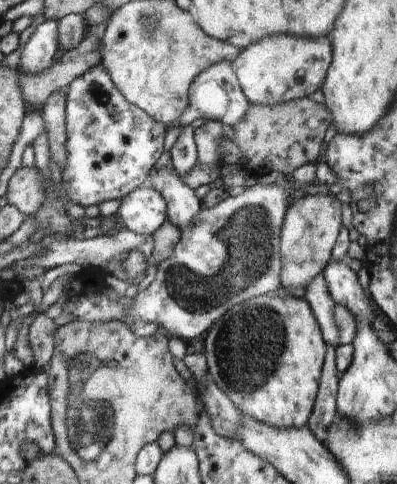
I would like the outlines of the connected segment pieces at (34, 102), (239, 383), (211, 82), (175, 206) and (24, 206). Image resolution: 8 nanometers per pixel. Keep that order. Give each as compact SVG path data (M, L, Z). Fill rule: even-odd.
M89 33L83 41L69 51L59 54L55 63L37 75L19 76L23 99L27 108L41 110L52 92L66 90L69 84L100 62L97 39Z
M282 291L252 297L244 308L230 306L205 334L207 372L240 413L285 429L307 424L319 389L326 342L305 298Z
M220 61L214 65L210 65L206 70L200 71L198 76L194 77L189 88L189 103L184 109L179 119L176 119L169 127L166 127L164 148L166 152L170 152L173 142L176 140L181 128L190 125L198 118L204 118L208 121L220 121L228 126L236 126L243 120L244 114L247 113L250 103L246 95L242 92L237 79L235 70L232 68L230 61Z
M167 167L161 168L158 172L149 174L150 182L154 185L166 201L167 204L167 219L172 221L181 232L190 226L191 220L202 210L201 200L195 195L195 190L190 189L184 184L179 175L172 174Z
M37 167L18 169L8 181L6 200L14 205L27 218L38 212L47 200L47 192L43 187L42 174Z

